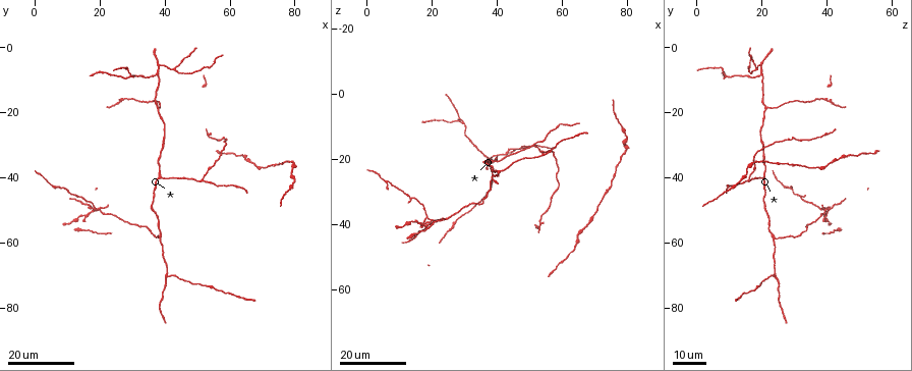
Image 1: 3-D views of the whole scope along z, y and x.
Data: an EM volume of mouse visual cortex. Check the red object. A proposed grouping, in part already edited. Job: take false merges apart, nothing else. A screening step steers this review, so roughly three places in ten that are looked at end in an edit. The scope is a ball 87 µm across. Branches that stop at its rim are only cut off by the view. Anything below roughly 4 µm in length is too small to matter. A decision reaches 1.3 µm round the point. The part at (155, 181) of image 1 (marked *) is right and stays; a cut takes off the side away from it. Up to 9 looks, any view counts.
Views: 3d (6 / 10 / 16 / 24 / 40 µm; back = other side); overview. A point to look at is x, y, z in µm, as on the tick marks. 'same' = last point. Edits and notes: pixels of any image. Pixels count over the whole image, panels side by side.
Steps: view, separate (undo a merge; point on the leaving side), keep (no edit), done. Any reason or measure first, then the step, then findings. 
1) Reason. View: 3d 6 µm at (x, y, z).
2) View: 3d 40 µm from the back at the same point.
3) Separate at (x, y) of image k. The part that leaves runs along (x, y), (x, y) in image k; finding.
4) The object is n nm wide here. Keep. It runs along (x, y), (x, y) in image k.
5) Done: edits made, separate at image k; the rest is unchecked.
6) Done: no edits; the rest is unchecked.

Small branch off a trunk. View: 3d 16 µm at (29.5, 9.5, 8.5).

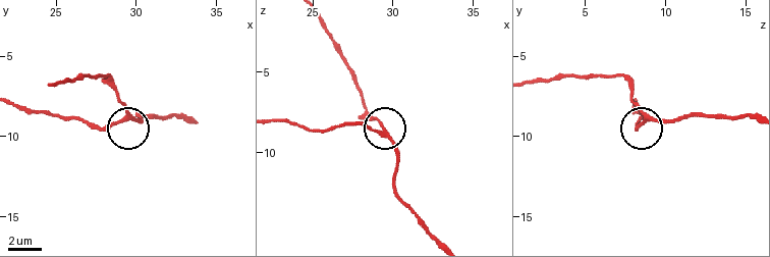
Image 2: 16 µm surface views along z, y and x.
View: 3d 6 µm at (29.5, 8.8, 8.8).

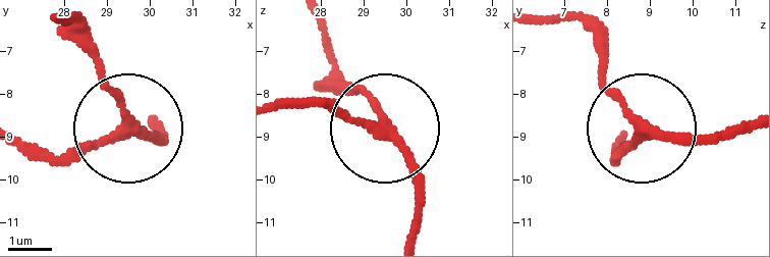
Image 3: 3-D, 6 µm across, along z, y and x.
3 arms meet here. Keep. It runs along (752, 123), (654, 132), (602, 80), (581, 18) in image 3; all the same neuron.

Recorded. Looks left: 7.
View: 3d 24 µm at (37.0, 18.5, 21.5).

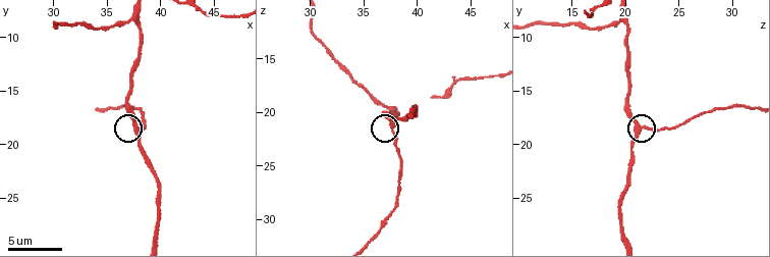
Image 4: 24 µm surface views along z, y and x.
View: 3d 10 µm at (37.6, 18.4, 21.2).

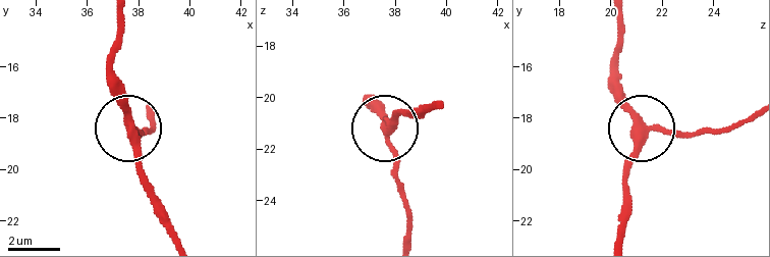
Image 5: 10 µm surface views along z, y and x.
Keep. It runs along (617, 235), (635, 136), (646, 129), (703, 136) in image 5; one neuron here.

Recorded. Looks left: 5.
Three-way junction. View: 3d 16 µm at (40.0, 70.5, 23.5).

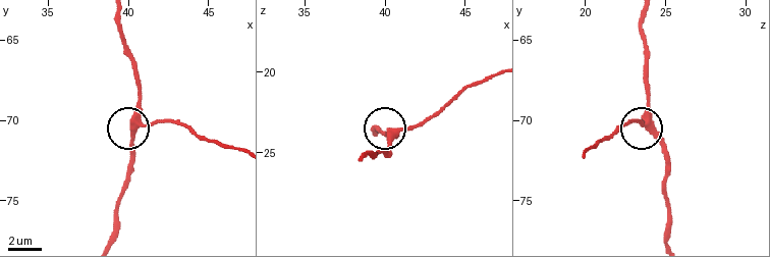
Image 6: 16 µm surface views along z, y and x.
View: 3d 10 µm at (40.5, 70.2, 23.8).

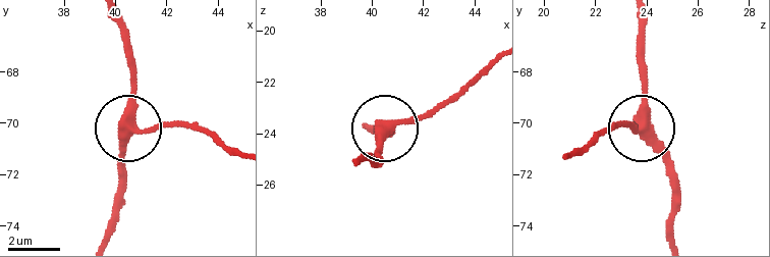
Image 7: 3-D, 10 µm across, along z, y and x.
Keep. It runs along (638, 21), (643, 126), (675, 177) in image 7; one neuron here.

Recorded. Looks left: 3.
Thin arm on a thick one. View: 3d 16 µm at (39.0, 58.5, 23.5).

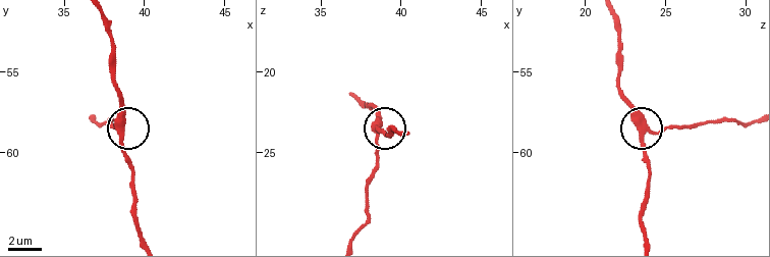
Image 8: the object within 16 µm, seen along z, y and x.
View: 3d 10 µm at (38.5, 58.7, 23.8).

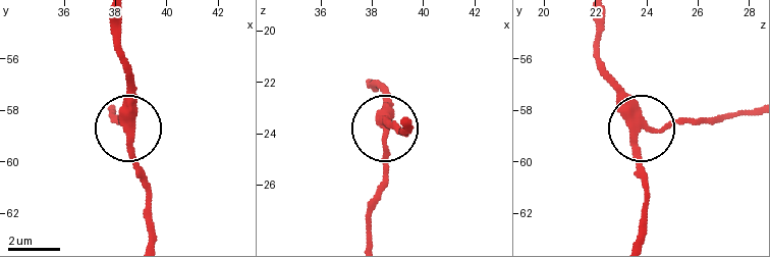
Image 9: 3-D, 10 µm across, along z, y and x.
View: 3d 6 µm at (38.5, 58.8, 23.8).

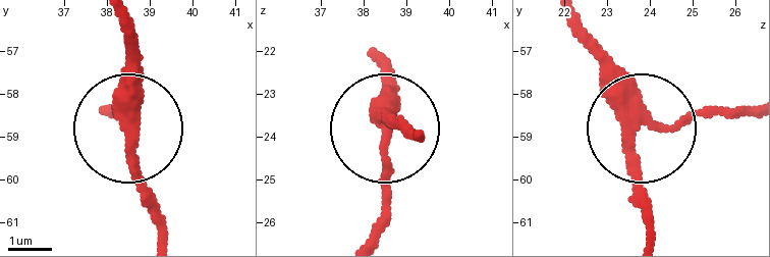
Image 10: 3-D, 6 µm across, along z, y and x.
3 arms meet here. Keep. It runs along (373, 61), (380, 122), (414, 134) in image 10; all the same neuron.

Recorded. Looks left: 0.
Done: no edits; the rest is unchecked.

